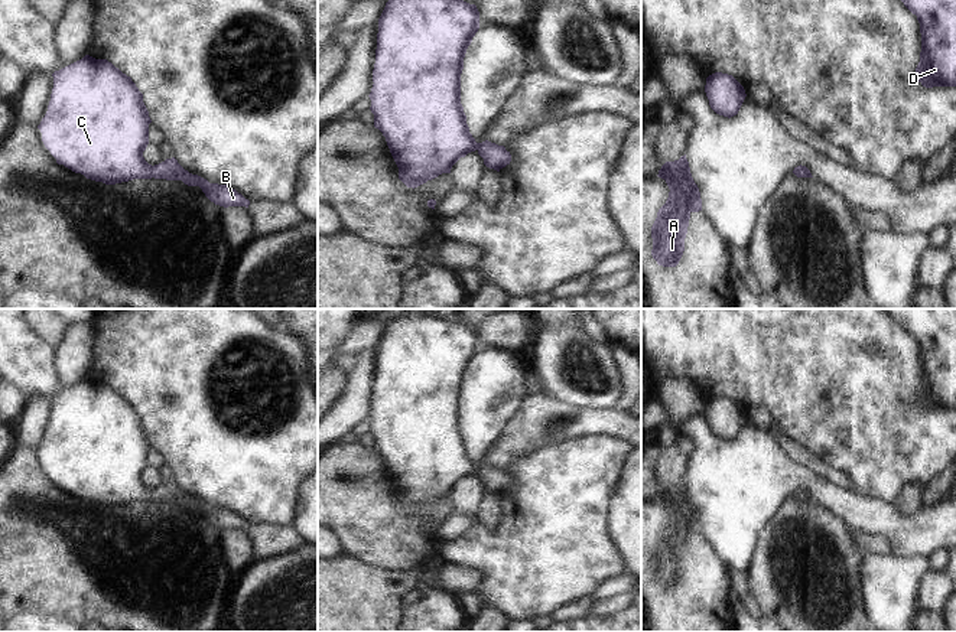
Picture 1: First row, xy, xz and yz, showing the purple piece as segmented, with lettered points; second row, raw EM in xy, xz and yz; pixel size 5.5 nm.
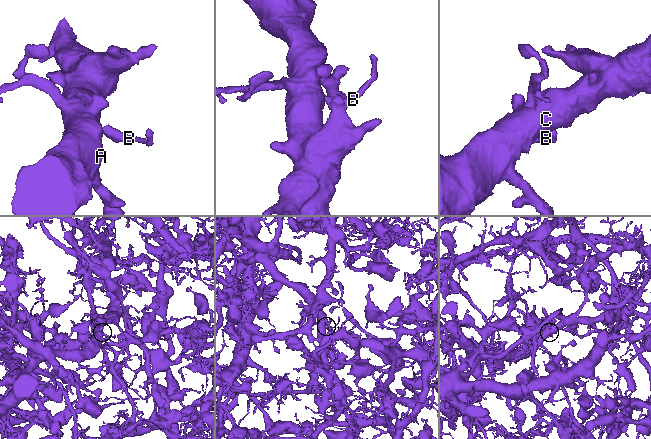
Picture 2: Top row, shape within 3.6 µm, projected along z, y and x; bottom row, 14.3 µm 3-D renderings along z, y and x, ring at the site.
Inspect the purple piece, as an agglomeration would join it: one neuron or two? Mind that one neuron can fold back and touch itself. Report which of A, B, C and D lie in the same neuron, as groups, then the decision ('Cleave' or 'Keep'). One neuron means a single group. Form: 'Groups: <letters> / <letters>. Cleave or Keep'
Groups: A B C D. Keep.

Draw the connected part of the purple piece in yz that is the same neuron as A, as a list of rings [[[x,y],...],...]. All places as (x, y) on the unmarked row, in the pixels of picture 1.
[[[686,478],[679,483],[666,485],[657,499],[666,504],[670,515],[651,550],[651,579],[659,589],[676,590],[685,574],[690,537],[702,534],[700,515]]]

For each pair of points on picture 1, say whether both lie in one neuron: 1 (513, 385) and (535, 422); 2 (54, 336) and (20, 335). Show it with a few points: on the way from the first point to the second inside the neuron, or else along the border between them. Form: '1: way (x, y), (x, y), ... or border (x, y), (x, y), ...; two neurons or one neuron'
1: border (529, 394), (504, 432); two neurons
2: border (31, 323), (57, 347); two neurons

